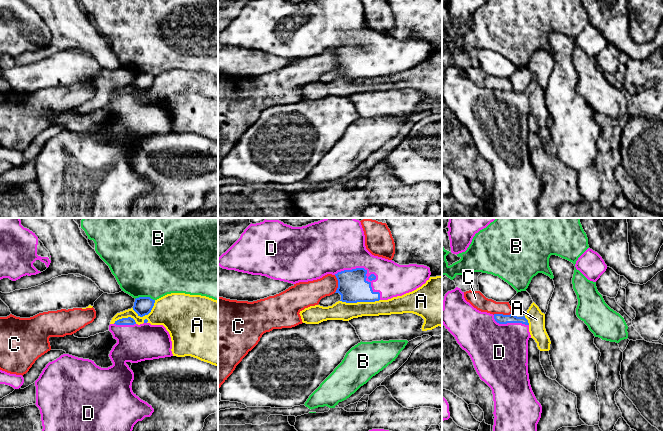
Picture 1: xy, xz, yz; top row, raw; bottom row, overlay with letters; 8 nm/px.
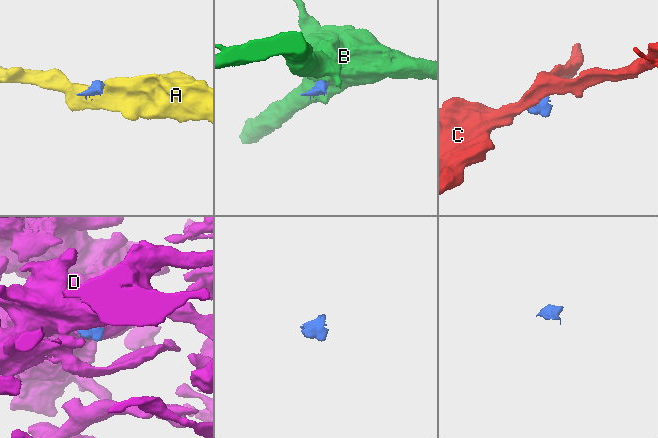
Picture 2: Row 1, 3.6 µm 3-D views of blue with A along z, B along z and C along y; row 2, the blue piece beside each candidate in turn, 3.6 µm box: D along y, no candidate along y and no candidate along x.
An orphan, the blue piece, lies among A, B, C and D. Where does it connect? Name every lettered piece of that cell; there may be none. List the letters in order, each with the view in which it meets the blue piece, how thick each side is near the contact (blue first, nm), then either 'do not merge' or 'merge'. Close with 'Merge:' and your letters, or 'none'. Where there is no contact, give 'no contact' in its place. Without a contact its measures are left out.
A: xz | 240/150 nm | do not merge
B: xy | 140/500 nm | do not merge
C: yz | 80/120 nm | do not merge
D: xz | 240/340 nm | merge
Merge: D

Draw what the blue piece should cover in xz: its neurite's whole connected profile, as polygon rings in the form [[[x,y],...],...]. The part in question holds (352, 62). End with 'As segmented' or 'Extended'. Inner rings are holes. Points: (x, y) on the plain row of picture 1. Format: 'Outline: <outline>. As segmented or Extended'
Outline: [[[250,0],[241,10],[240,14],[218,34],[218,41],[223,45],[266,52],[274,56],[280,56],[292,60],[313,57],[320,55],[327,50],[332,50],[335,51],[338,56],[338,64],[335,69],[339,69],[341,71],[340,77],[346,79],[375,78],[402,72],[421,63],[427,56],[429,56],[431,51],[430,44],[427,42],[417,40],[399,41],[392,36],[372,31],[366,25],[365,11],[361,0],[308,0],[302,3],[292,3],[287,0]]]. Extended

